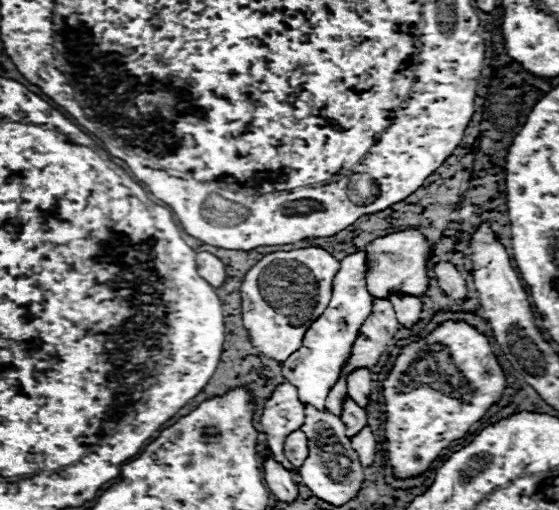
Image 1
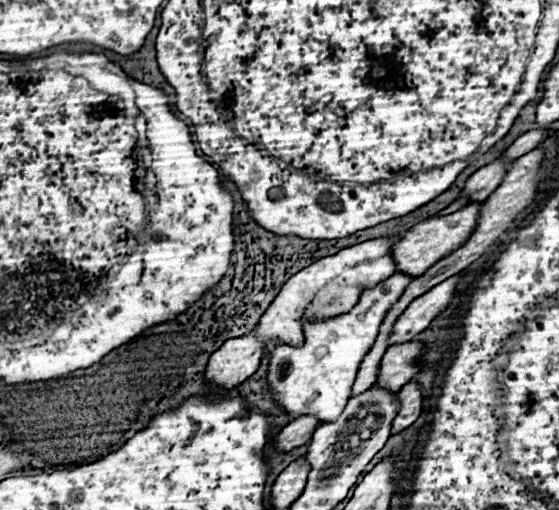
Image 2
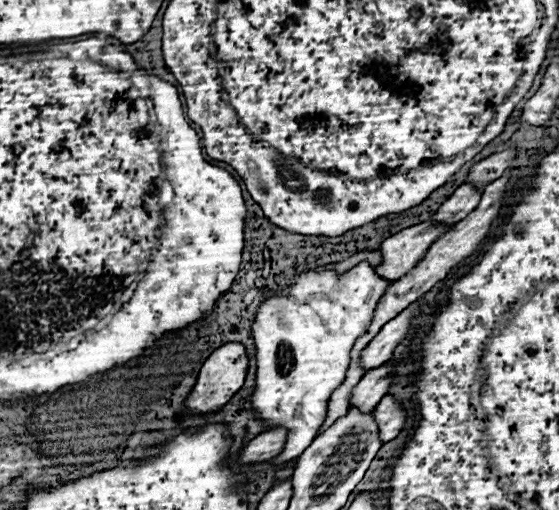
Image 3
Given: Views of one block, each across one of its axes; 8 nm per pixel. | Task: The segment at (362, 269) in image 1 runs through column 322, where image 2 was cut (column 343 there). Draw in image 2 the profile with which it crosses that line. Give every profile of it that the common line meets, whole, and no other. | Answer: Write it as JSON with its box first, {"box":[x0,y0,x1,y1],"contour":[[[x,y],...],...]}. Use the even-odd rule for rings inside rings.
{"box":[266,274,412,426],"contour":[[[392,274],[386,278],[386,282],[378,282],[378,286],[362,290],[362,298],[354,310],[340,314],[338,318],[326,318],[322,322],[304,322],[302,348],[272,342],[268,350],[270,364],[266,382],[274,404],[292,420],[308,414],[316,416],[318,426],[338,418],[346,406],[346,396],[350,394],[358,366],[378,336],[382,316],[402,296],[410,278],[412,276],[406,274]]]}

